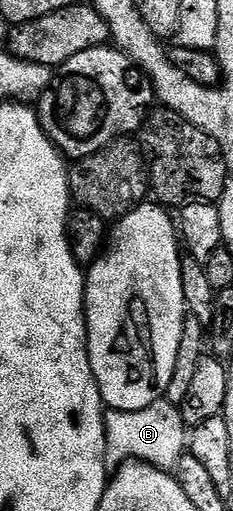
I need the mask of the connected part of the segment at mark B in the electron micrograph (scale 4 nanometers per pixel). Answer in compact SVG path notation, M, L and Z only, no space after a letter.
M165 399L155 401L142 411L107 410L104 426L107 437L106 463L110 471L132 460L145 461L165 471L175 470L188 445L188 427L181 417L179 406Z

